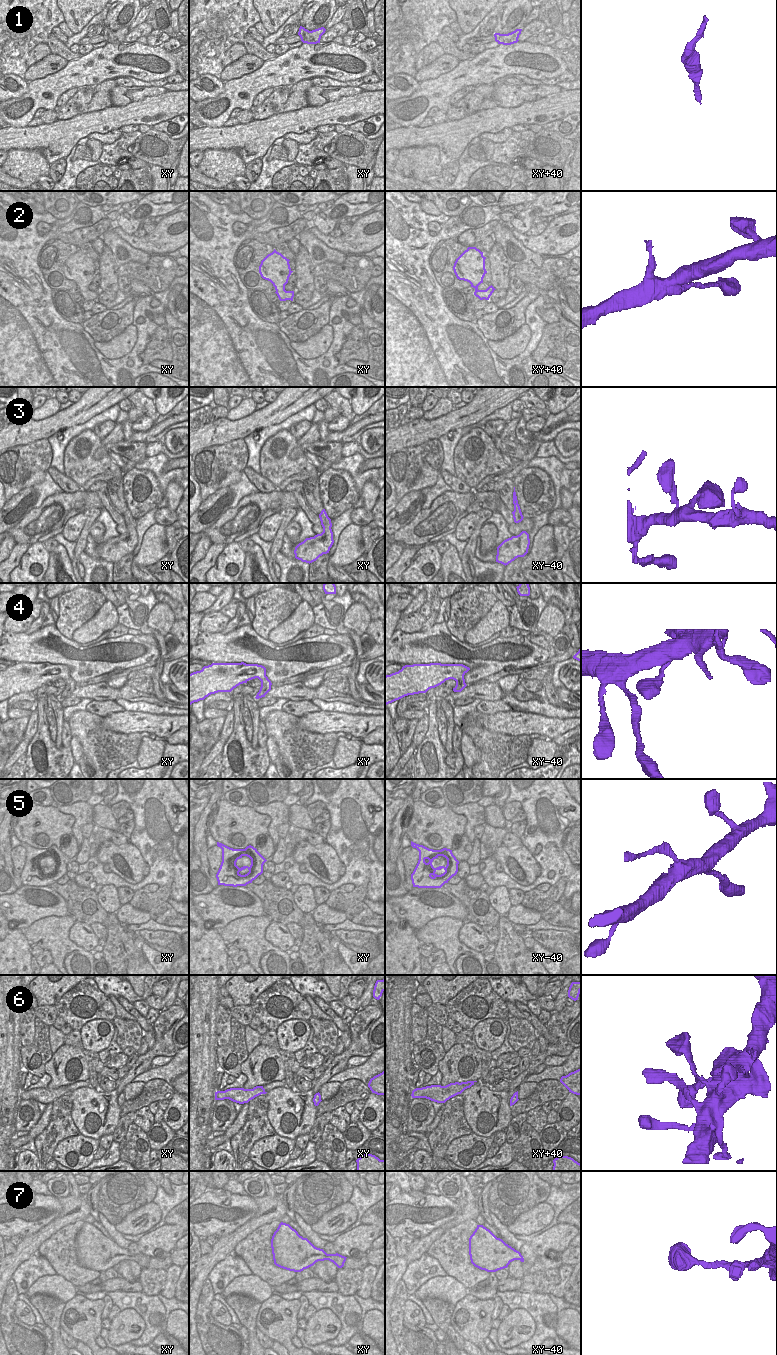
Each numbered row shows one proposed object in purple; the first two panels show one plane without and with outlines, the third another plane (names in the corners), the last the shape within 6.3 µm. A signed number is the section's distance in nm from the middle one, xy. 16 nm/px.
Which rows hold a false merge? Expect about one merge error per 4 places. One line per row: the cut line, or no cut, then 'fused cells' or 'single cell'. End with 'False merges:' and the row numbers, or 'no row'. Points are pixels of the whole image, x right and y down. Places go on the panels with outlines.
1: cut none; single cell
2: cut none; single cell
3: cut none; single cell
4: cut none; single cell
5: cut none; single cell
6: cut none; single cell
7: cut none; single cell
False merges: no row

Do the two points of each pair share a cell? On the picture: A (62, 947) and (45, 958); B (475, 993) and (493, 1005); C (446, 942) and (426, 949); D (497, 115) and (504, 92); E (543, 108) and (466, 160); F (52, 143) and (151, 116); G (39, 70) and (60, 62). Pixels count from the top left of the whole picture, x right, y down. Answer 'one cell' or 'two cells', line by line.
A: two cells
B: one cell
C: two cells
D: two cells
E: two cells
F: one cell
G: one cell

